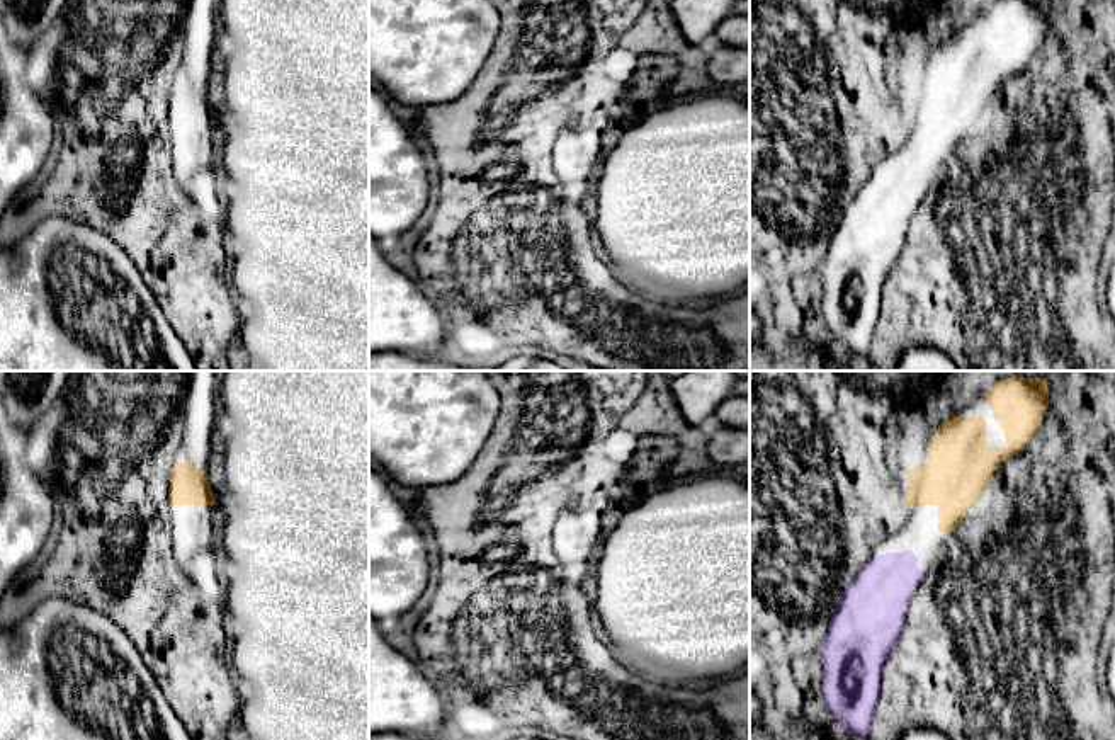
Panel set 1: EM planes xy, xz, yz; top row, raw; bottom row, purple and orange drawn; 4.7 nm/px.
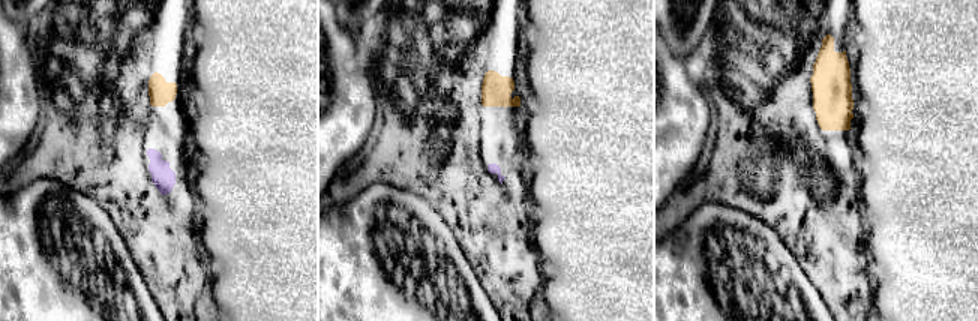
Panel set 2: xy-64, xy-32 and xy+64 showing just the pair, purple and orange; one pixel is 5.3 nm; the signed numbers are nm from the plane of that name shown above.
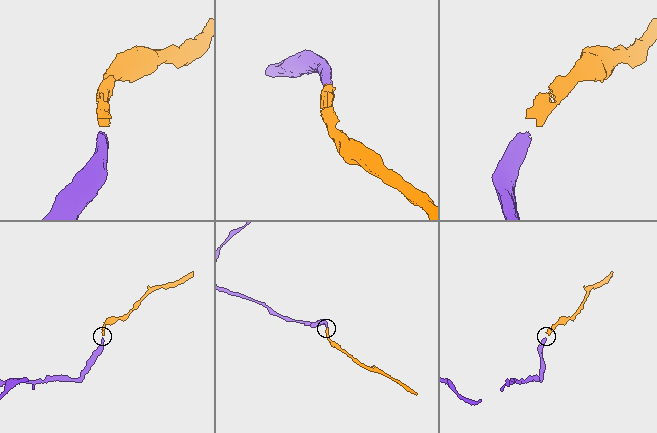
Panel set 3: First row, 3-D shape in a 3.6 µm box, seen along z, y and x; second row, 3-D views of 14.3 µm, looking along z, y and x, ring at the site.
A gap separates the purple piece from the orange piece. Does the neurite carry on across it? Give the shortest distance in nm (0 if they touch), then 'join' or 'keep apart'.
160 nm | join

